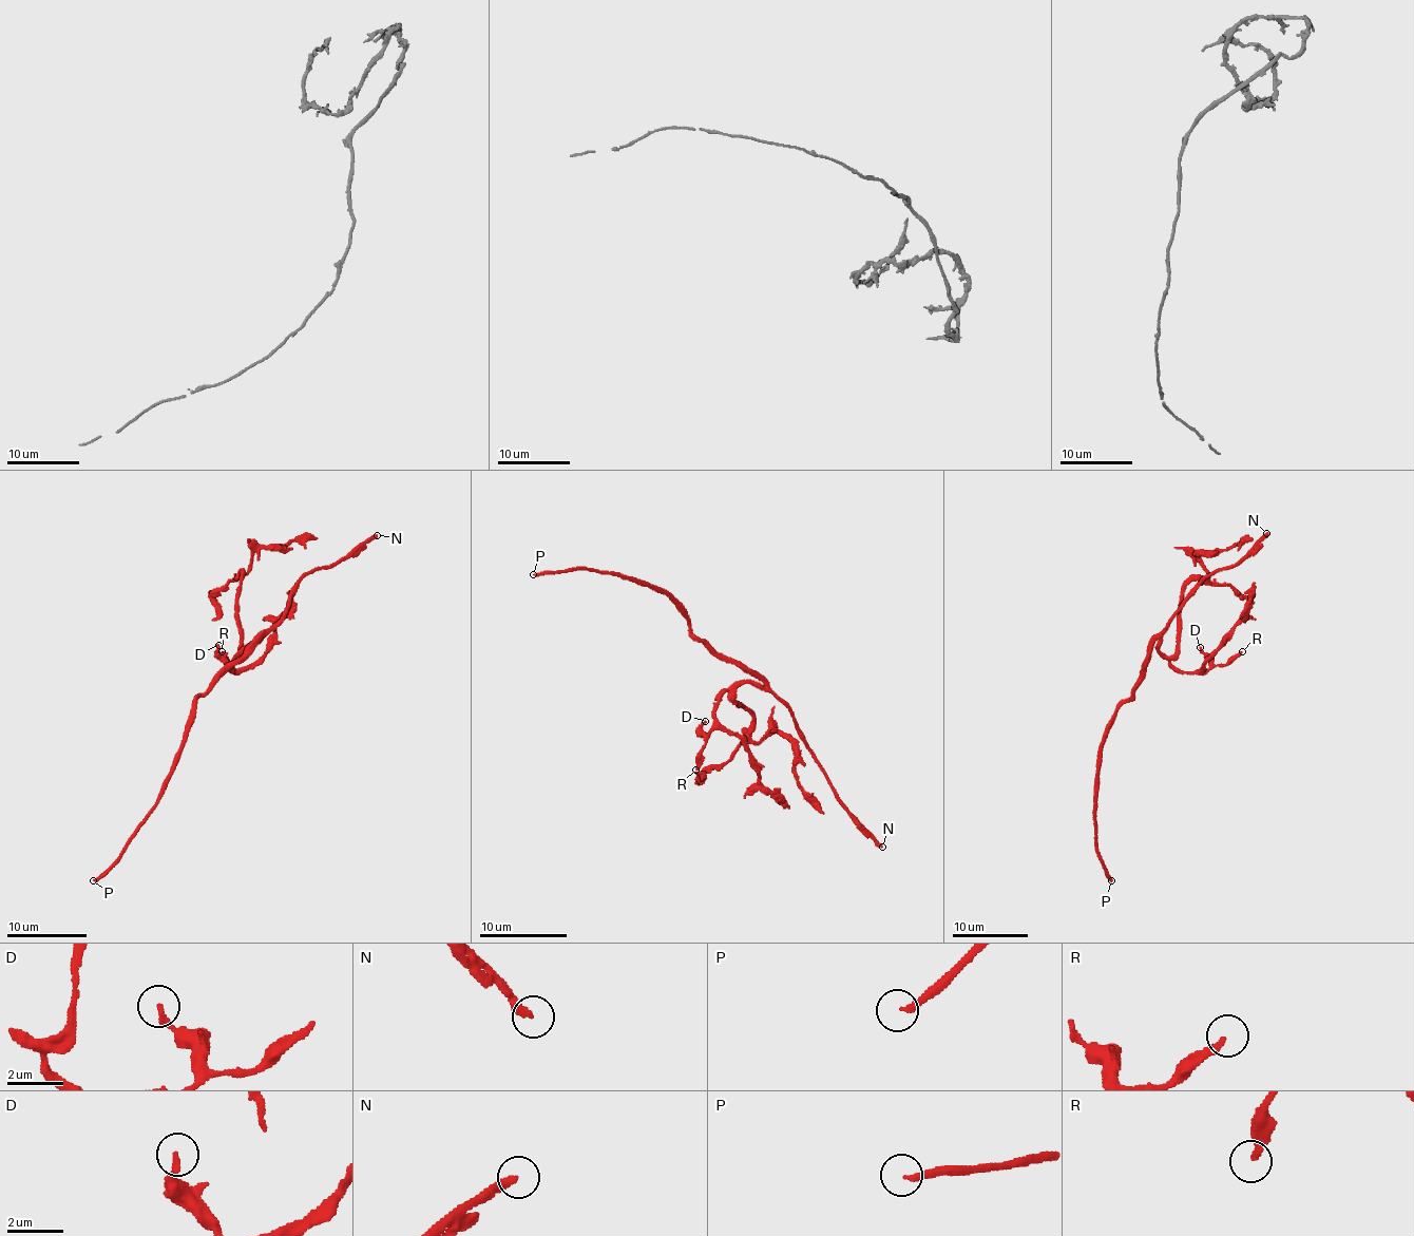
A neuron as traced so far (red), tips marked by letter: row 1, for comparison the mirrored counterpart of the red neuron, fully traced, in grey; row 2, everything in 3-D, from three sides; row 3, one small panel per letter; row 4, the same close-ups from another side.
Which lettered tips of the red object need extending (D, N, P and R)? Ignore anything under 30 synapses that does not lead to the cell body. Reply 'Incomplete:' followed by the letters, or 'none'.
Incomplete: N

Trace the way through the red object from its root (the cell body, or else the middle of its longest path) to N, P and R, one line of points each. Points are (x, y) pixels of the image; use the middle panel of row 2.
N: (731, 663), (748, 670), (787, 704), (800, 739), (825, 775), (838, 801), (853, 821), (882, 847)
P: (731, 663), (694, 635), (684, 612), (651, 585), (594, 569), (570, 568), (561, 572), (533, 574)
R: (731, 663), (745, 667), (759, 679), (739, 681), (715, 702), (714, 728), (706, 740), (702, 760), (695, 769)

